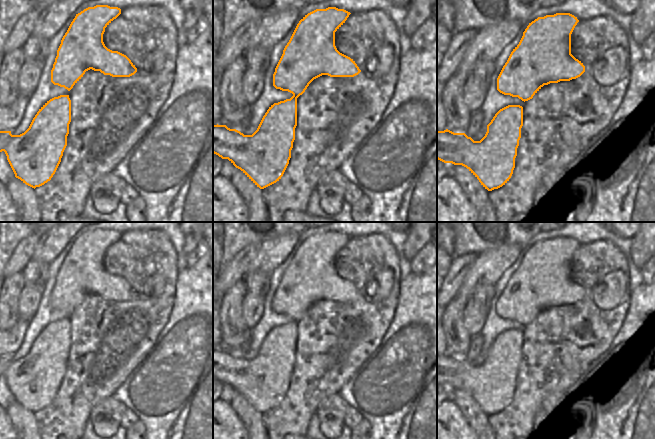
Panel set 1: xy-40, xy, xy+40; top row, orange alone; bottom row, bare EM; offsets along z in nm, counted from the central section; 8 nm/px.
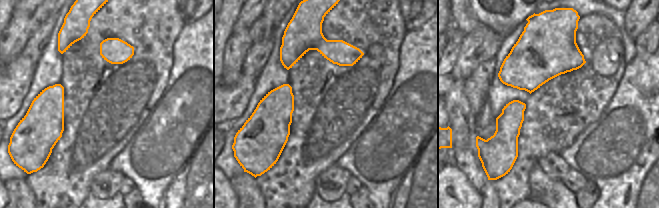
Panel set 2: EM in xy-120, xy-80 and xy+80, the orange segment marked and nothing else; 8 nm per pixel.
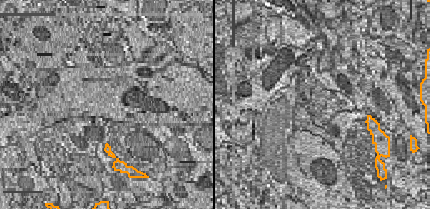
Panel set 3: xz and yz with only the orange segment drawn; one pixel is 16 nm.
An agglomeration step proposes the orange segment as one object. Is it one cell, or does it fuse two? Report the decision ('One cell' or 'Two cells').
One cell

